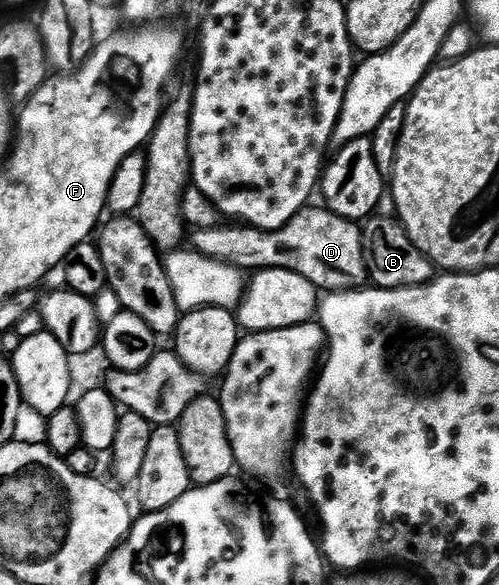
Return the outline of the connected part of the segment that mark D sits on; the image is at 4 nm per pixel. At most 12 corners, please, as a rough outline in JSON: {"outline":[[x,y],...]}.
{"outline":[[306,206],[279,230],[196,229],[233,268],[282,268],[322,293],[370,283],[360,223]]}

